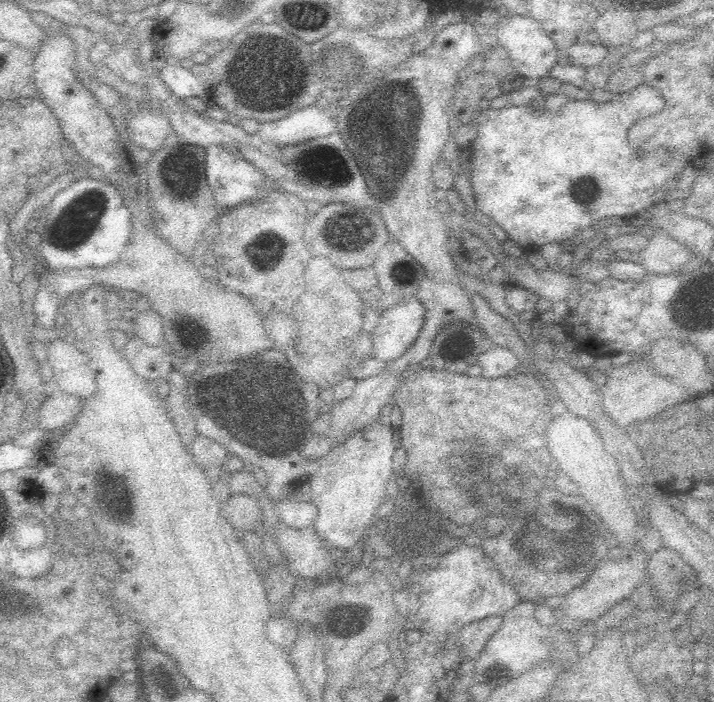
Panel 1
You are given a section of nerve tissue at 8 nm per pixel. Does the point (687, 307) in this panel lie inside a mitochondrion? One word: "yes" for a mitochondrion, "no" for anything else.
yes

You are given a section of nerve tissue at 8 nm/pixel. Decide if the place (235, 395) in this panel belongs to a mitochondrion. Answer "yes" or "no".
yes

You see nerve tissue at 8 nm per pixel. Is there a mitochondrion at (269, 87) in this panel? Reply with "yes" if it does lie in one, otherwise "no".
yes

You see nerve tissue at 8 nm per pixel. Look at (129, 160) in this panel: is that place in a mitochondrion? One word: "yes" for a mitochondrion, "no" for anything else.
no

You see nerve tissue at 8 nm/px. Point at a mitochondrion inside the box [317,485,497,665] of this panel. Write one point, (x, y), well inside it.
(346, 623)

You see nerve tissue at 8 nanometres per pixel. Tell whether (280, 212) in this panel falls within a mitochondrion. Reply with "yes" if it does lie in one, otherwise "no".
no

